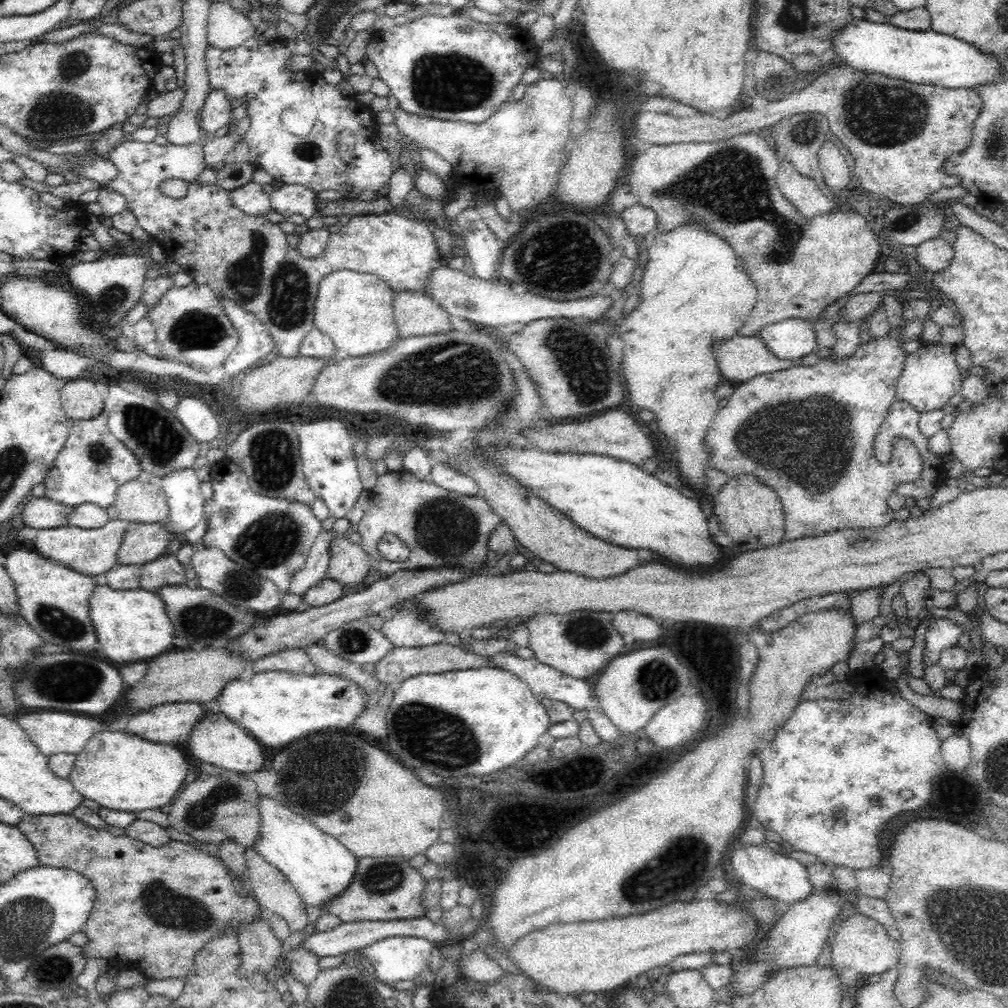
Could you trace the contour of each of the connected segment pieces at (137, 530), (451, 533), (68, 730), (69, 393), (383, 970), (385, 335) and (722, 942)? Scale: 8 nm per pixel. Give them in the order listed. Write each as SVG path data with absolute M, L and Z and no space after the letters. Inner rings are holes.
M131 523L120 544L118 563L142 566L168 554L170 532L166 523Z
M402 470L379 476L369 492L369 506L353 528L361 534L361 547L369 556L372 569L388 577L399 571L464 569L485 573L490 535L502 522L486 500L422 482ZM385 534L393 534L406 544L410 550L407 560L390 563L378 554L377 542Z
M36 712L16 719L42 754L78 754L86 743L99 732L98 720L74 716L68 712Z
M90 378L68 381L60 390L62 409L69 419L92 420L105 410L104 399Z
M396 935L373 942L363 950L372 964L375 979L382 984L395 985L402 980L415 980L429 965L432 950L437 945L425 938Z
M335 270L320 280L313 326L327 334L341 356L364 357L382 352L399 339L393 315L394 292L381 278L355 270Z
M692 900L676 902L662 906L642 915L626 918L611 918L594 922L554 923L520 938L512 946L509 957L517 962L518 968L528 977L532 977L542 989L552 989L558 993L576 994L577 992L595 992L616 986L627 986L638 979L643 972L656 966L664 966L680 955L694 951L711 952L736 950L755 937L757 928L747 912L742 912L735 903L716 903L710 900Z

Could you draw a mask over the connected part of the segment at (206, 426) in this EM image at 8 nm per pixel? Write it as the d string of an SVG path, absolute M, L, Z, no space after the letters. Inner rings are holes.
M199 396L180 398L176 404L176 417L186 430L203 446L223 433L223 424L212 409Z

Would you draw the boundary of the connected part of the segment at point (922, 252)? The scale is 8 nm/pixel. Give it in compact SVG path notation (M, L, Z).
M940 236L916 247L916 260L926 273L945 270L950 264L953 254L950 243L941 239Z

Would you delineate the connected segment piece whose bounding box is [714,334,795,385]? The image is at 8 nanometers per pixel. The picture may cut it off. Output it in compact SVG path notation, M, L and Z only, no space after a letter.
M740 334L728 342L716 342L717 362L726 381L734 382L736 385L746 382L751 378L766 373L780 372L792 367L795 362L777 358L768 350L768 345L760 334L754 336L744 336Z

